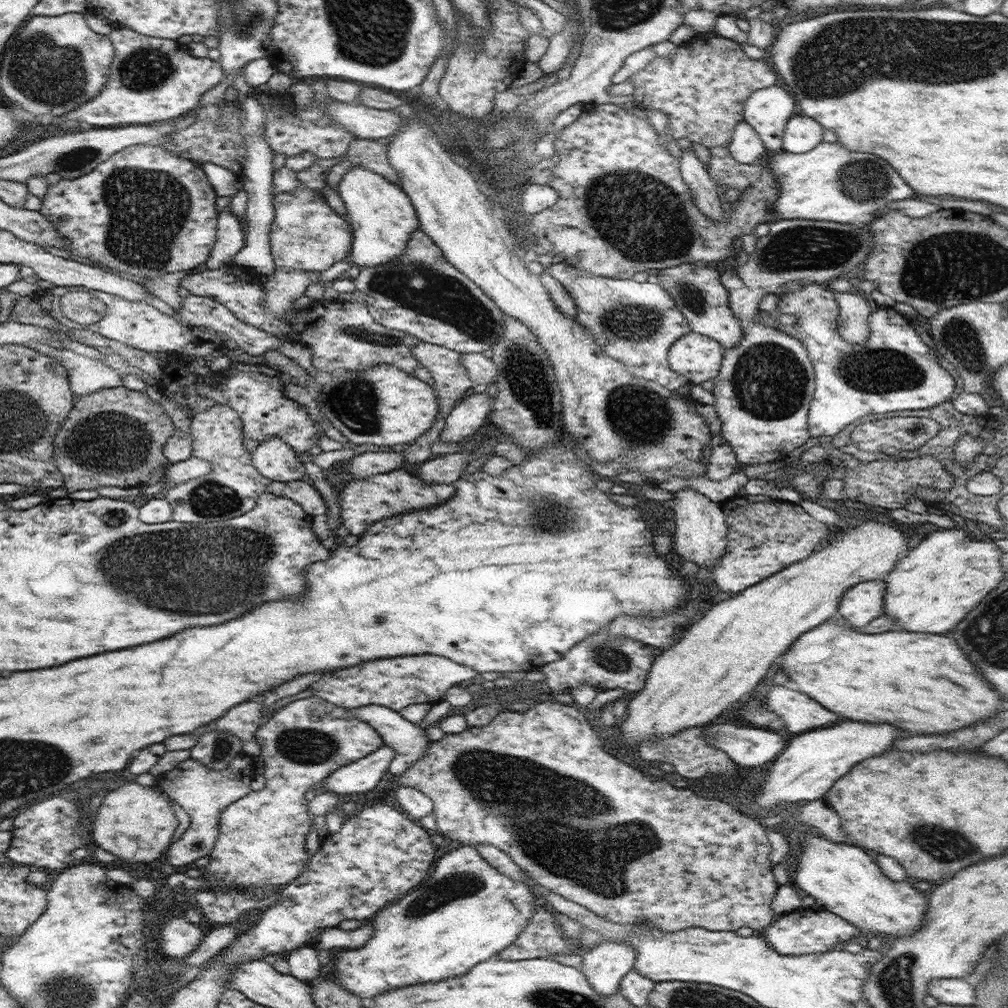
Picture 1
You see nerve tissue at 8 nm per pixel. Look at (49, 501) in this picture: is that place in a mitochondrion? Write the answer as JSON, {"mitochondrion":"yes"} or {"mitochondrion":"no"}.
{"mitochondrion":"no"}

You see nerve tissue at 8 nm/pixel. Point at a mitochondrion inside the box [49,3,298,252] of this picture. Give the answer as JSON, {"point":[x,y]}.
{"point":[145,68]}

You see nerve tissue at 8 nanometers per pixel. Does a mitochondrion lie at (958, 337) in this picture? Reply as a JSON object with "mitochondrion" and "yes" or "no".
{"mitochondrion":"yes"}

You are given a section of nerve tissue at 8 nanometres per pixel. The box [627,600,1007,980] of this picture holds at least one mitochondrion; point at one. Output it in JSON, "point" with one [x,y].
{"point":[944,845]}

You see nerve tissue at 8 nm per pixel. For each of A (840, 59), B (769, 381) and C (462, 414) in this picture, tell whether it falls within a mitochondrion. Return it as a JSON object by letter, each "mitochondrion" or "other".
{"A":"mitochondrion","B":"mitochondrion","C":"other"}

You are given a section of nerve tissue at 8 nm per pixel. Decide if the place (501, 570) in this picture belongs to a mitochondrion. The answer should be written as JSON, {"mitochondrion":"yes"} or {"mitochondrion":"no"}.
{"mitochondrion":"no"}

